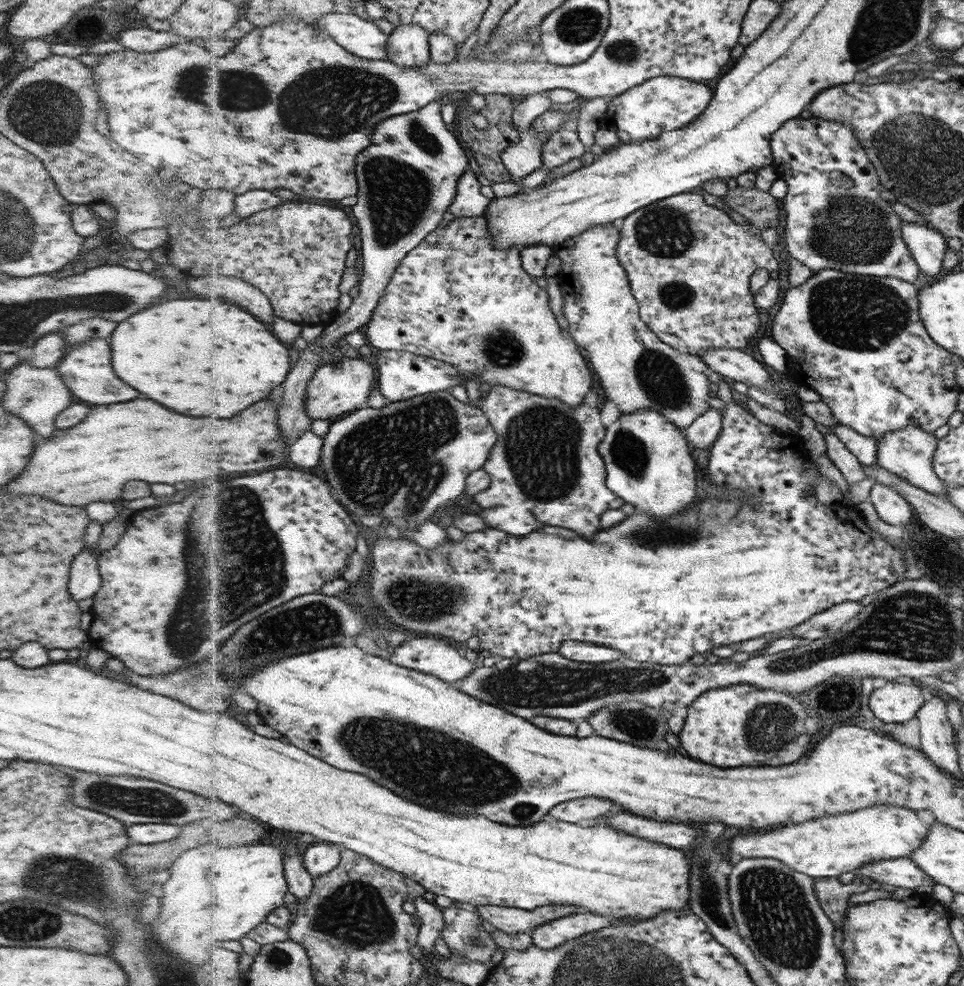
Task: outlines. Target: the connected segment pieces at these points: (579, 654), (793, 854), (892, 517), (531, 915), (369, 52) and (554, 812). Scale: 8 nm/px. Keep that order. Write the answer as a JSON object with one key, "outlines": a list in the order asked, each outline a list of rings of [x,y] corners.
{"outlines":[[[[564,642],[560,647],[559,654],[568,657],[569,660],[588,664],[608,664],[624,658],[624,654],[612,648],[604,646],[592,646],[582,642]]],[[[882,804],[846,814],[821,816],[800,824],[785,824],[768,832],[740,834],[732,840],[730,848],[744,859],[781,860],[806,876],[838,878],[848,872],[858,875],[865,864],[910,856],[919,850],[931,825],[920,820],[912,809]]],[[[875,483],[871,488],[868,500],[874,505],[881,520],[888,524],[904,528],[904,525],[912,518],[913,506],[910,501],[885,484]]],[[[482,904],[474,905],[472,908],[479,913],[487,925],[509,935],[532,932],[537,926],[542,926],[551,920],[580,913],[580,908],[574,906],[544,906],[538,910],[522,910]]],[[[331,14],[323,16],[316,28],[334,36],[356,56],[370,60],[386,60],[390,56],[391,35],[380,30],[372,19],[364,19],[350,14]]],[[[584,798],[584,800],[572,800],[551,808],[551,815],[558,821],[572,824],[594,823],[595,818],[602,816],[612,808],[612,802],[608,800],[596,800],[596,798]]]]}

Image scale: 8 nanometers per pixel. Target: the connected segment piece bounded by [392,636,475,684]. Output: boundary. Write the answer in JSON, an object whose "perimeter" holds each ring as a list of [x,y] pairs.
{"perimeter":[[[440,636],[404,642],[394,654],[392,662],[439,676],[452,684],[466,679],[475,670],[474,664],[462,656],[456,646],[452,646],[452,642]]]}

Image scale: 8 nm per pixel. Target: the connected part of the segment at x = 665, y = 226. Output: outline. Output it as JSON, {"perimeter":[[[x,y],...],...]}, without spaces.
{"perimeter":[[[687,192],[676,194],[676,196],[669,196],[667,199],[656,201],[649,204],[647,207],[640,208],[634,211],[631,215],[620,220],[619,222],[620,236],[619,247],[616,252],[620,252],[619,260],[624,260],[624,268],[628,268],[627,275],[632,276],[631,291],[636,292],[636,300],[640,300],[639,312],[644,312],[644,321],[654,330],[664,341],[669,345],[679,349],[680,352],[688,352],[694,356],[702,358],[706,351],[713,348],[734,348],[744,349],[748,344],[748,338],[756,334],[756,330],[760,328],[760,316],[758,310],[754,306],[752,300],[752,293],[750,292],[751,276],[758,270],[758,268],[765,268],[766,270],[779,270],[778,262],[774,258],[774,252],[771,250],[760,238],[758,238],[758,228],[746,230],[744,226],[738,226],[726,211],[718,210],[717,207],[708,206],[704,201],[704,197],[694,192]]]}

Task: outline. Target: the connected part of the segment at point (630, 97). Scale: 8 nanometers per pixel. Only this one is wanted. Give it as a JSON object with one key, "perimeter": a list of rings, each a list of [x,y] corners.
{"perimeter":[[[657,76],[610,98],[598,126],[616,132],[622,144],[655,140],[664,132],[679,130],[699,119],[708,109],[712,97],[712,90],[703,82],[677,76]]]}

